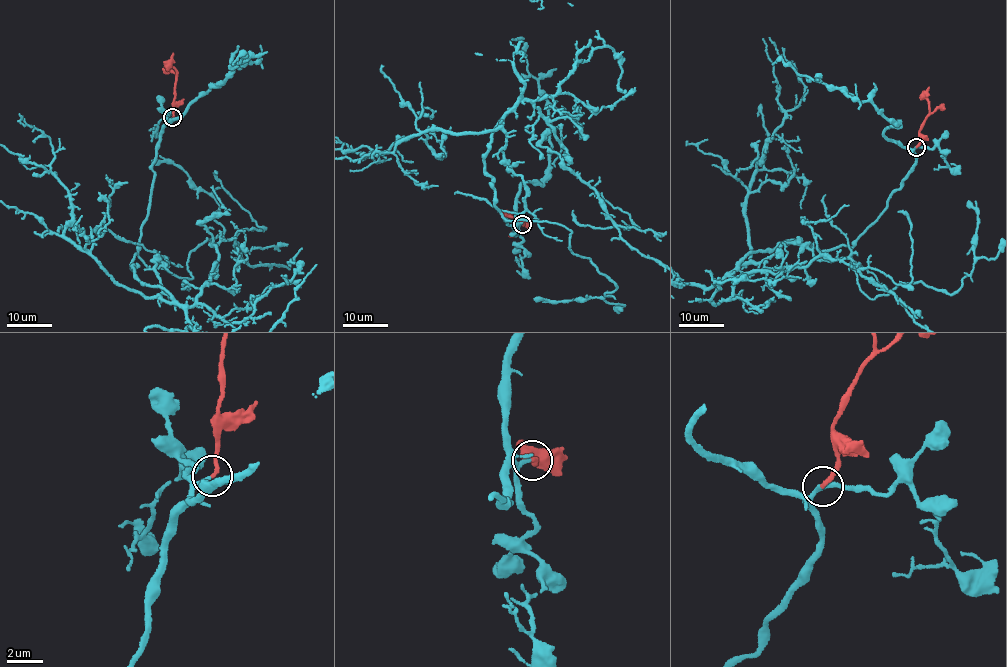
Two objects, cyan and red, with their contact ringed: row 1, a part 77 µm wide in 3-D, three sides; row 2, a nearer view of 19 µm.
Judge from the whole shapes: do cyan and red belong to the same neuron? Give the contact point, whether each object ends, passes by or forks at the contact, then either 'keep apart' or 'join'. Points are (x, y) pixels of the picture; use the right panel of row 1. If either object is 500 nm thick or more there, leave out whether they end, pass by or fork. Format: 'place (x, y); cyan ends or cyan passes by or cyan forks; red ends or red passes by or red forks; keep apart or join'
place (916, 147); cyan ends; red ends; join

